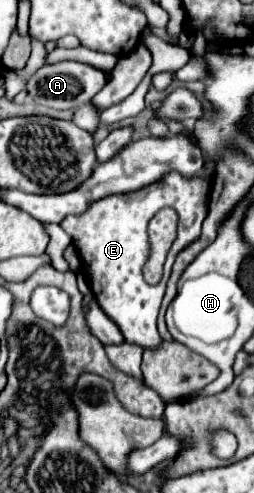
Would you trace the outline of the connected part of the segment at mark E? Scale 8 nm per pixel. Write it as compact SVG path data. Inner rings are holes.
M168 172L168 176L162 176L162 180L158 180L156 184L150 184L150 186L138 190L138 192L118 194L118 196L108 196L108 198L102 198L102 200L98 200L98 202L92 202L90 208L88 208L88 212L84 212L84 214L80 214L80 216L68 216L68 218L60 224L60 226L62 226L62 228L72 236L72 244L78 248L78 252L80 252L80 256L82 256L82 260L84 260L82 270L84 270L84 274L90 278L90 288L92 288L92 292L94 292L94 296L96 296L96 302L100 304L100 308L104 308L104 312L108 312L108 318L110 318L112 322L116 322L116 326L120 328L120 332L124 332L124 342L128 342L128 344L136 344L136 346L140 346L142 350L156 350L156 348L162 344L162 336L158 334L158 328L156 328L156 318L158 318L160 302L162 302L162 296L164 296L164 290L166 290L164 282L168 280L168 270L170 270L170 266L174 264L176 254L182 252L182 248L186 248L188 244L192 244L192 240L198 240L198 236L200 236L200 228L202 228L202 222L204 222L204 218L206 218L206 214L208 214L208 196L210 196L210 182L208 182L208 180L204 180L204 178L200 178L200 176L186 178L186 176L180 176L178 172ZM164 206L174 208L174 210L178 212L178 216L180 216L180 222L178 222L178 238L176 238L176 242L174 242L174 246L172 246L172 250L170 250L170 254L168 254L168 262L166 262L166 268L168 268L168 270L166 270L166 274L164 274L164 278L162 278L162 284L158 284L158 286L148 286L146 280L144 280L144 276L142 276L142 268L144 268L144 264L146 264L146 260L148 260L148 256L150 256L148 222L152 220L152 214L156 214L156 212L158 212L160 208L164 208Z

